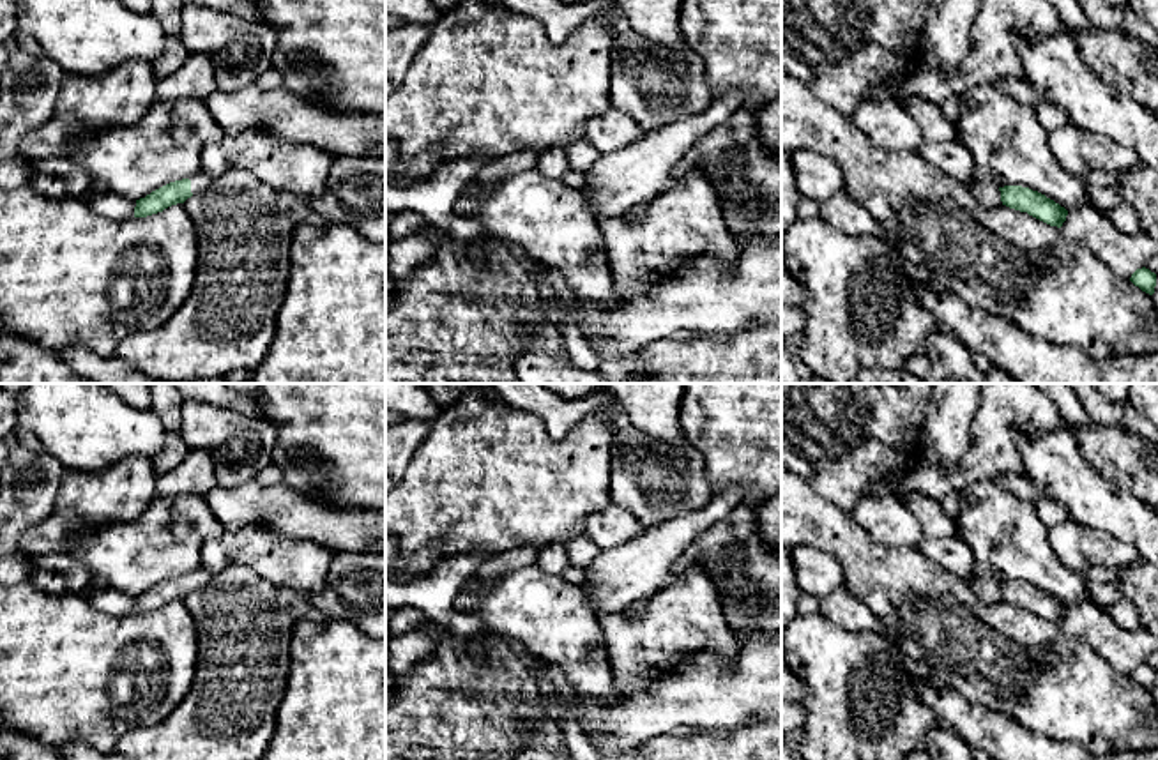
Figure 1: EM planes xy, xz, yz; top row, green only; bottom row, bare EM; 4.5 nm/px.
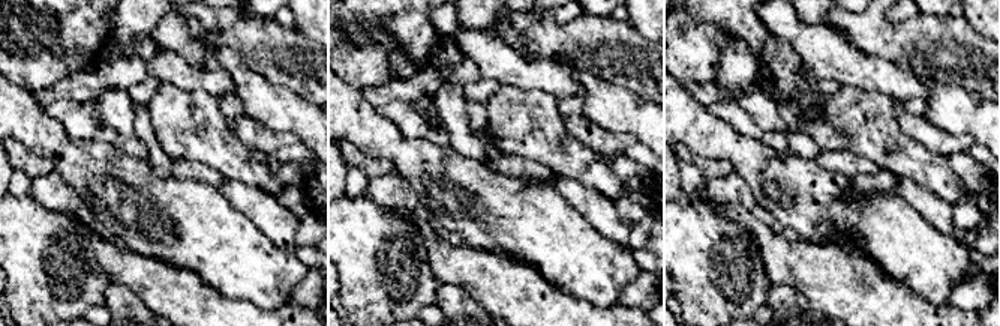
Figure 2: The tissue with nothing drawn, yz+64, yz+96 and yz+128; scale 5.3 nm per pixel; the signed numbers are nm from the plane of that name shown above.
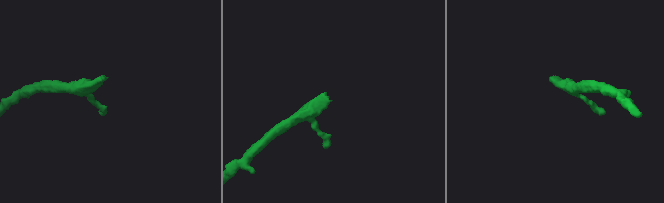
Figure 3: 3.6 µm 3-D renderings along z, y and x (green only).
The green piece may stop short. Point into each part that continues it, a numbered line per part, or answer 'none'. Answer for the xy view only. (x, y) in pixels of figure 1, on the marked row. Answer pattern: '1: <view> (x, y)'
1: xy (200, 181)

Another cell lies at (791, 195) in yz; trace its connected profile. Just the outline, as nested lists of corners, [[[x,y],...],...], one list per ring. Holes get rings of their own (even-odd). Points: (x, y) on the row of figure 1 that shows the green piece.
[[[781,152],[781,239],[797,219],[803,194],[797,189],[790,154]]]

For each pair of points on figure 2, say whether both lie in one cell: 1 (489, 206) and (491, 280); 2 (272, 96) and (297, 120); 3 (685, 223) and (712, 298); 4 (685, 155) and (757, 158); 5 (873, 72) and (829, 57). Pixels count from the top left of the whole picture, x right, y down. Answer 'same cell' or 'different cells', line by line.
1: different cells
2: same cell
3: same cell
4: different cells
5: same cell

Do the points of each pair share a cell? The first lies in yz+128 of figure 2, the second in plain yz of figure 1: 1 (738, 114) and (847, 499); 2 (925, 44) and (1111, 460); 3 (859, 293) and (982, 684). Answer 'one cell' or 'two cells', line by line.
1: two cells
2: one cell
3: two cells

